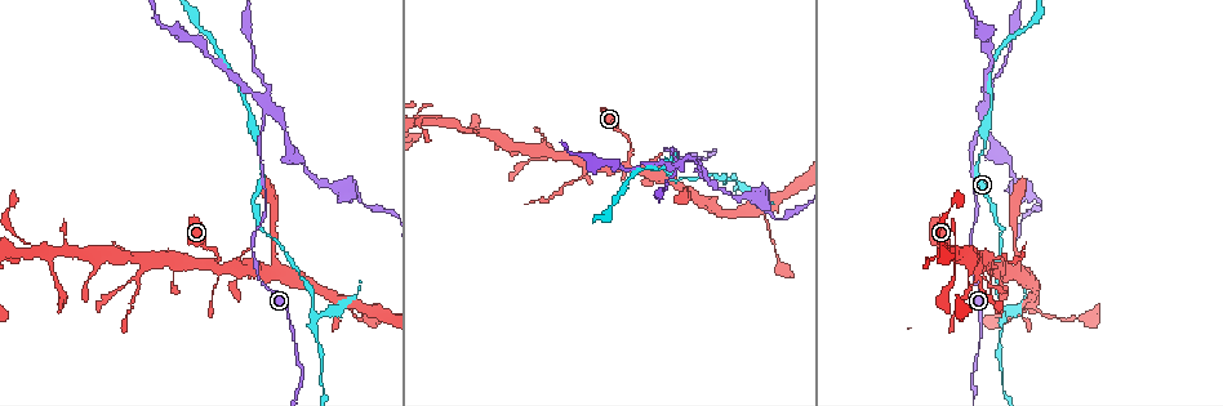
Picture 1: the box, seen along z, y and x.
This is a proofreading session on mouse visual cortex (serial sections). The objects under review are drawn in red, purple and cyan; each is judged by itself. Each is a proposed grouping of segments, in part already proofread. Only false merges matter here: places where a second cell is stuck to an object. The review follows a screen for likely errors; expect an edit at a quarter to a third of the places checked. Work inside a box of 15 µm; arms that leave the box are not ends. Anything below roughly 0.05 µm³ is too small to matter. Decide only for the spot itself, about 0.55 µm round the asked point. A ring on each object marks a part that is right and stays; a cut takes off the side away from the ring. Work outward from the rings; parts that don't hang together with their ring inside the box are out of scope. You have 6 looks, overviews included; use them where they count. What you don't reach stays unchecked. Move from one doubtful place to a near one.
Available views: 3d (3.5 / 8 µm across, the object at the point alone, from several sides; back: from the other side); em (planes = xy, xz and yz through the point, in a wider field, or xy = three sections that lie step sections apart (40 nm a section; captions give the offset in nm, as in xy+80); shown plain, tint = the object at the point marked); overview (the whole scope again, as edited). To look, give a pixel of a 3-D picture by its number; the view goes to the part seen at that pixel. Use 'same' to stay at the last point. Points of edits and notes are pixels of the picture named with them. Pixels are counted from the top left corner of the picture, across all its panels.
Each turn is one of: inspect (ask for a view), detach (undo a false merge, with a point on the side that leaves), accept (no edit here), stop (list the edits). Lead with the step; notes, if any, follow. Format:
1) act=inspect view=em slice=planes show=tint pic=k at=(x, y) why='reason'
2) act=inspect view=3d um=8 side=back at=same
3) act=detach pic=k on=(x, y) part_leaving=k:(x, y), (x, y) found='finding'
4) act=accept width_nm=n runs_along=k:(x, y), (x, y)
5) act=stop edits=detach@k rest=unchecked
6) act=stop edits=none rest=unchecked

act=inspect view=3d um=8 pic=1 at=(986, 261)

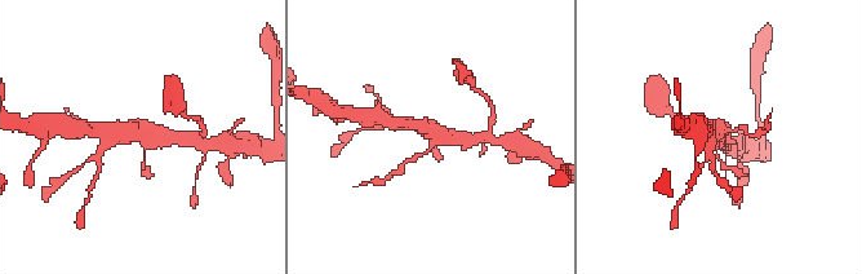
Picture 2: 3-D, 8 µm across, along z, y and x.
act=inspect view=3d um=3.5 pic=2 at=(724, 133)

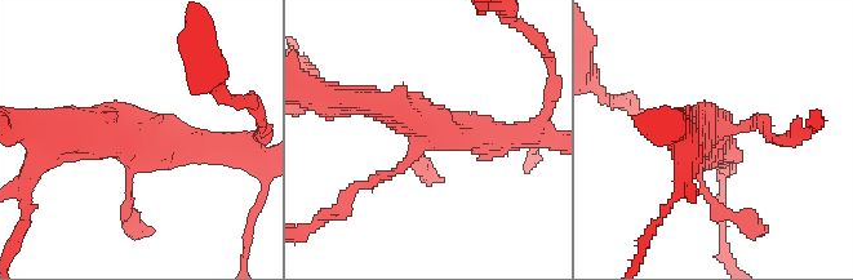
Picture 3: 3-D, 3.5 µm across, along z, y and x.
act=inspect view=em slice=xy step=5 show=tint pic=3 at=(709, 134) why='shape alone is not enough'

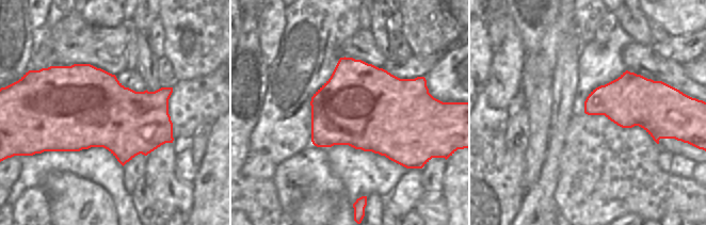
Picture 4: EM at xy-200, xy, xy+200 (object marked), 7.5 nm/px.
act=detach pic=3 on=(762, 121) part_leaving=3:(745, 128), (768, 124), (777, 140), (811, 128) found='two cells meet here'

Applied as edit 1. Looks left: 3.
act=inspect view=3d um=3.5 pic=1 at=(954, 252) why='a narrow waist'

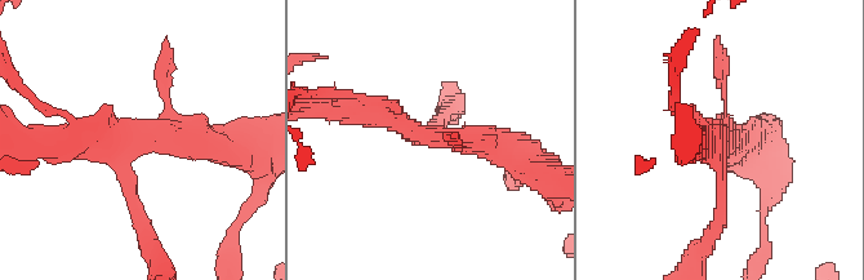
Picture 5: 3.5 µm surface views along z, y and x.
act=inspect view=em slice=planes show=tint pic=5 at=(147, 137)

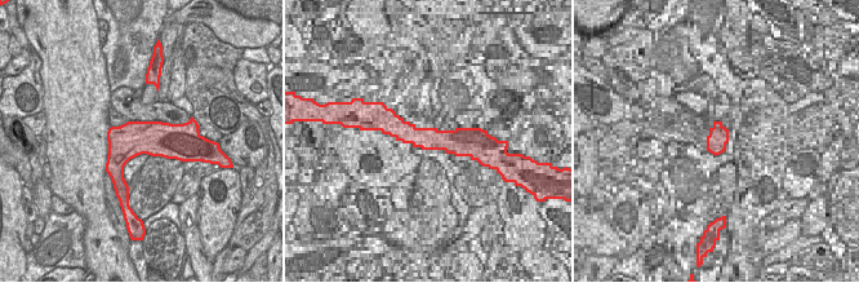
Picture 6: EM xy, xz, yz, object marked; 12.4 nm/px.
act=accept runs_along=5:(517, 154), (351, 110) found='continuous, no second cell'

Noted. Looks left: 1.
act=stop edits=detach@3 rest=unchecked

